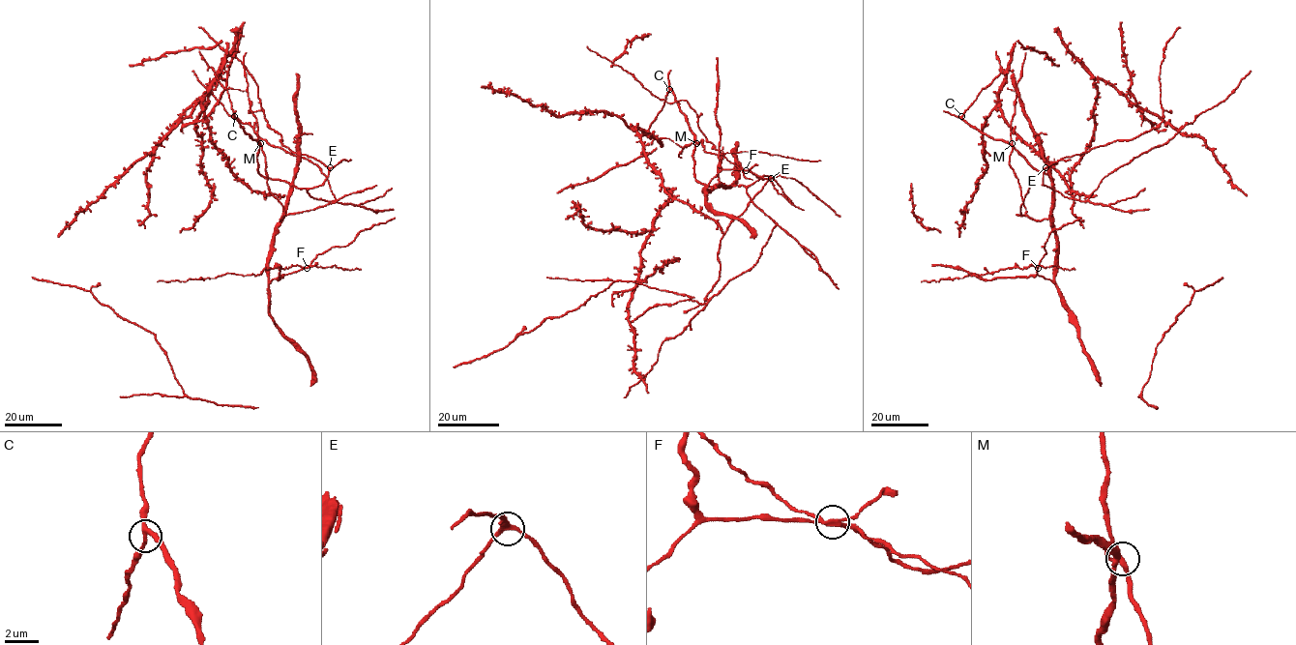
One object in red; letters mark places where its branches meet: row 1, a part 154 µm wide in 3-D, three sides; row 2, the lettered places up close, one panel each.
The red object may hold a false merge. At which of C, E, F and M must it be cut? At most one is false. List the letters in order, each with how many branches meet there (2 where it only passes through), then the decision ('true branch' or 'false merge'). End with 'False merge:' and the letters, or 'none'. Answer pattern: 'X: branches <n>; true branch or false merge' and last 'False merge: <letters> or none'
C: branches 3; true branch
E: branches 3; true branch
F: branches 4; false merge
M: branches 4; true branch
False merge: F

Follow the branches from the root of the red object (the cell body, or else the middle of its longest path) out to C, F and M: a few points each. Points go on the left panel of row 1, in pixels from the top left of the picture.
C: (289, 200), (288, 183), (265, 179), (259, 173), (259, 143), (240, 127), (234, 116)
F: (289, 200), (275, 234), (268, 279), (307, 267)
M: (289, 200), (288, 183), (265, 179), (259, 173), (256, 153), (260, 143)

